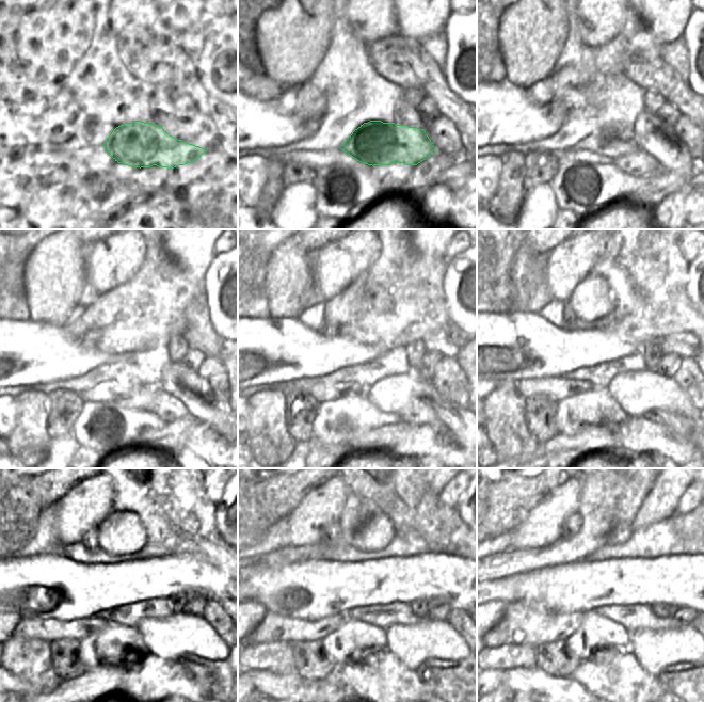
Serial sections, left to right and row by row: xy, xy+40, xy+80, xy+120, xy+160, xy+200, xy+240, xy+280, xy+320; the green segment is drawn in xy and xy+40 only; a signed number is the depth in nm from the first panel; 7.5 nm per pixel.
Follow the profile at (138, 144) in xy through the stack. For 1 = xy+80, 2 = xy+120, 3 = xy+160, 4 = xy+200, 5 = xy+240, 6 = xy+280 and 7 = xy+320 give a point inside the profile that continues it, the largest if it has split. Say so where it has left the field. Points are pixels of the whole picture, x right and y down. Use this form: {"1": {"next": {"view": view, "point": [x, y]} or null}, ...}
{"1": {"next": {"view": "xy+80", "point": [613, 140]}}, "2": {"next": {"view": "xy+120", "point": [110, 391]}}, "3": {"next": {"view": "xy+160", "point": [323, 393]}}, "4": {"next": {"view": "xy+200", "point": [559, 388]}}, "5": {"next": {"view": "xy+240", "point": [49, 629]}}, "6": {"next": {"view": "xy+280", "point": [273, 627]}}, "7": {"next": {"view": "xy+320", "point": [521, 624]}}}

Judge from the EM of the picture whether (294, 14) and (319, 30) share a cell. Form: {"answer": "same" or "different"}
{"answer": "same"}

